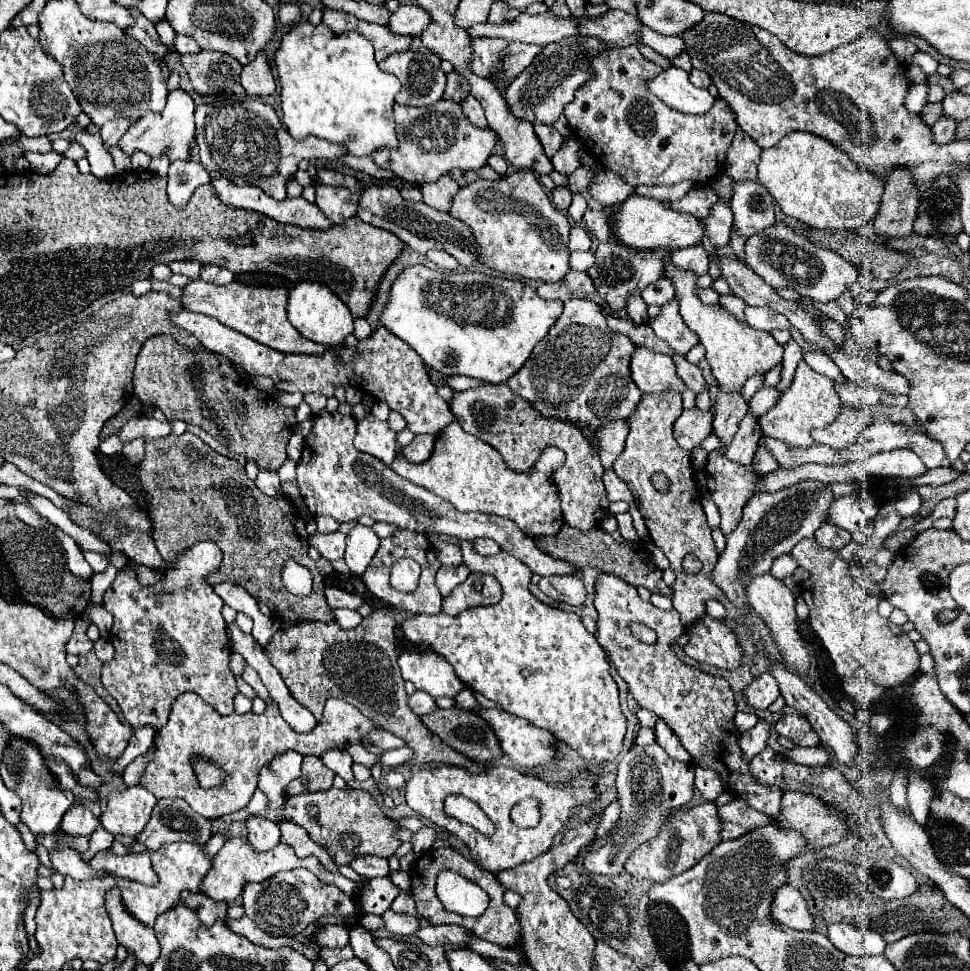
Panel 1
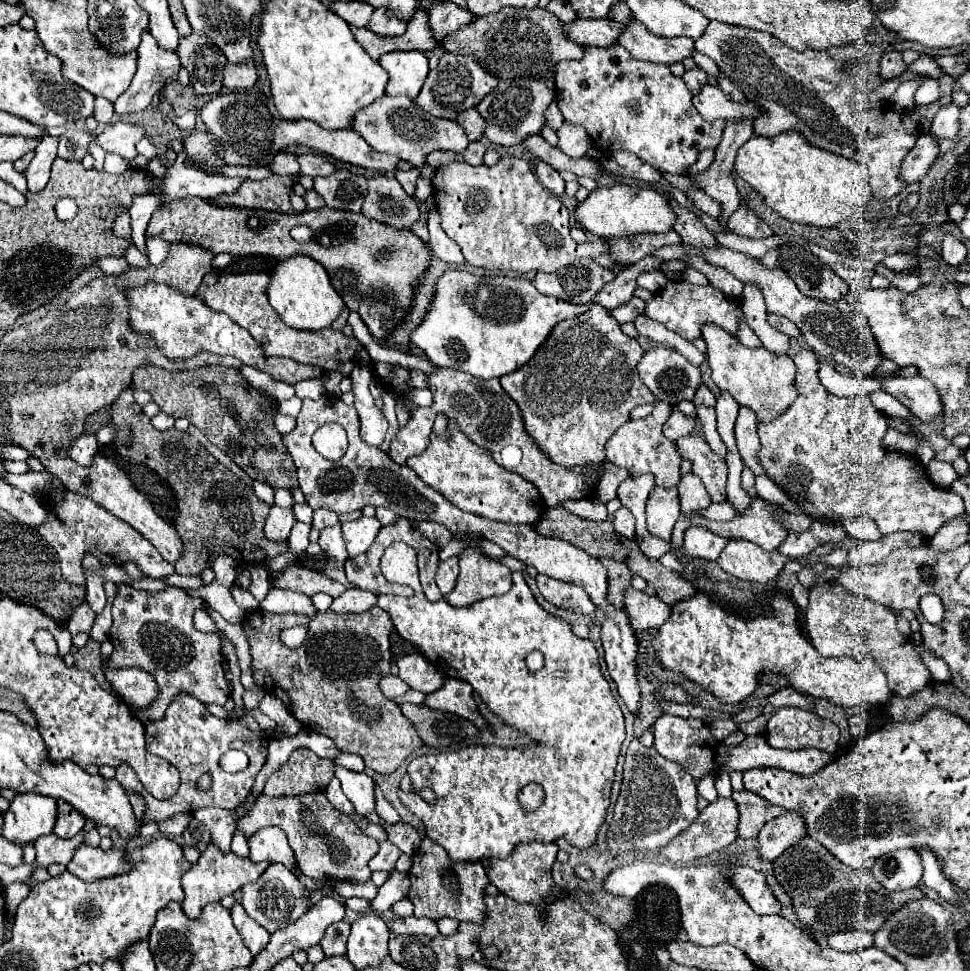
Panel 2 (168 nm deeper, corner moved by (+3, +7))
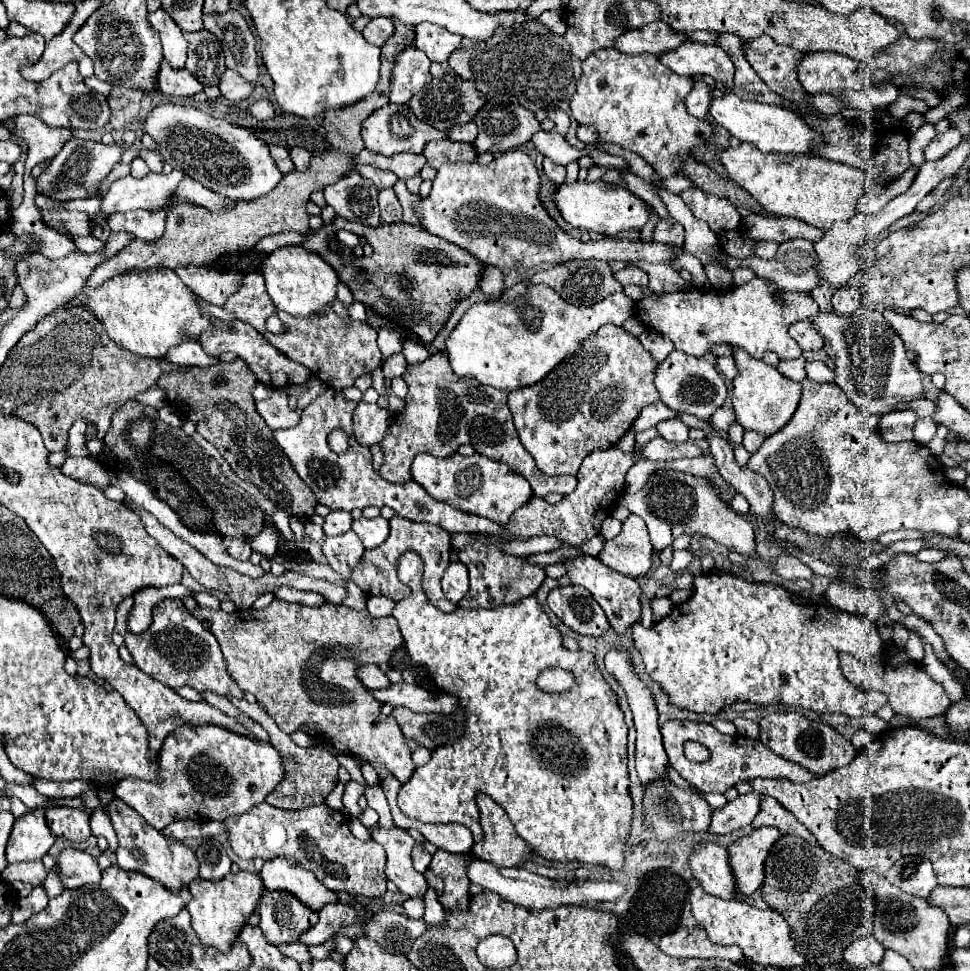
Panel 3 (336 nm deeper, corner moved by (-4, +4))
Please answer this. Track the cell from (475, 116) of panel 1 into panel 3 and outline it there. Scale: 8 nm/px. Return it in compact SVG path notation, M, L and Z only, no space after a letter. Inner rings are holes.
M470 121L466 125L456 125L452 129L448 129L448 139L450 141L460 141L460 143L472 143L472 139L476 139L476 125Z

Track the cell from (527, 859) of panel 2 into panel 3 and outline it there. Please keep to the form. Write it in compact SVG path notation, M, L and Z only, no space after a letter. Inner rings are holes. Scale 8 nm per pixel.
M484 793L476 795L476 805L484 839L472 845L472 853L498 867L518 867L520 861L526 861L532 855L530 847L516 835L508 815Z

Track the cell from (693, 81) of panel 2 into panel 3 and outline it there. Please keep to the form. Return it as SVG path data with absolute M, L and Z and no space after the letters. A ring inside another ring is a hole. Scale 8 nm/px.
M694 81L694 87L686 97L686 111L692 117L702 119L708 111L708 105L710 105L710 87L704 81Z

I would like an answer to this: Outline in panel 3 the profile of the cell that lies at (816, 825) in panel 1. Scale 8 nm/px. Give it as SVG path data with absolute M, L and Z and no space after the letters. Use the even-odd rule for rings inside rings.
M760 827L752 833L736 839L728 847L730 869L734 875L736 893L740 897L752 895L764 881L764 859L768 857L770 847L780 839L780 831L772 827Z

